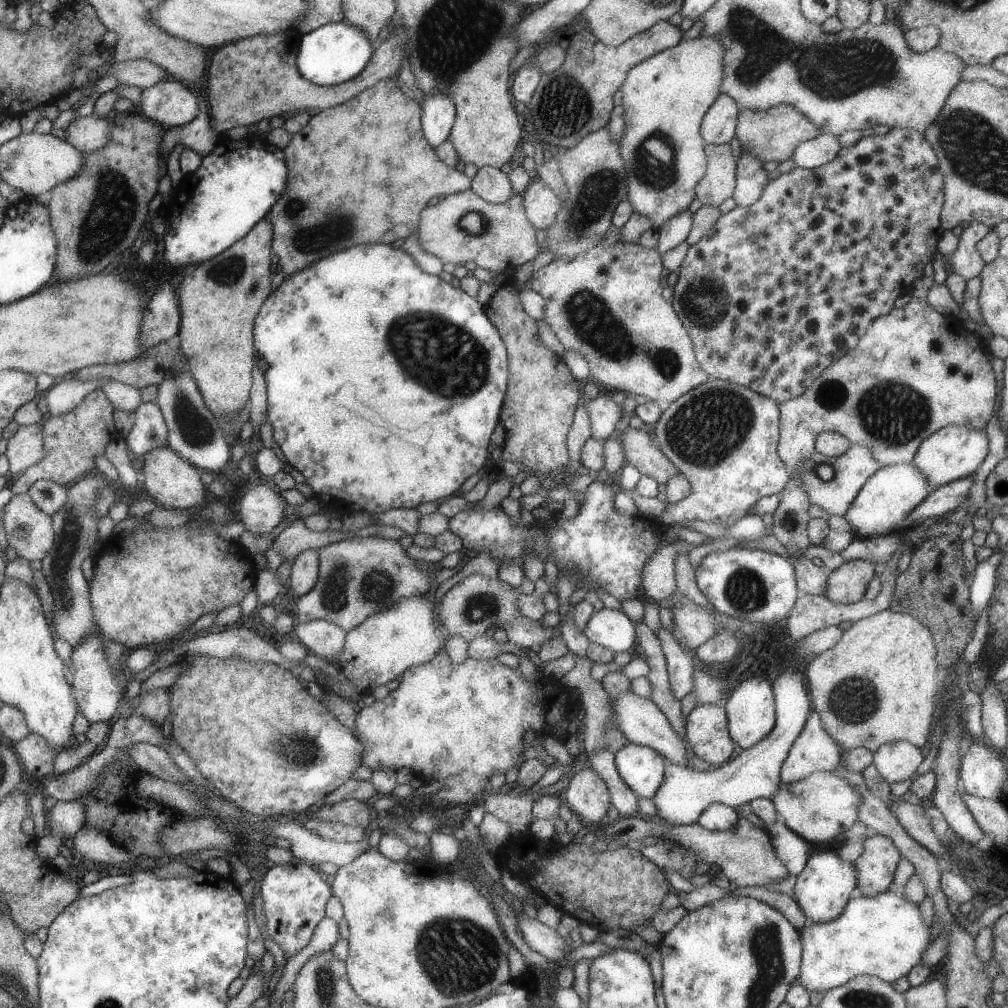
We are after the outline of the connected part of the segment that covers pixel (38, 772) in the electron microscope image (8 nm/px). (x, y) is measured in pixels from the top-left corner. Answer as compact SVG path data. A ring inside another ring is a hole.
M32 733L28 738L13 745L26 769L37 778L49 778L55 771L55 764L60 752L52 748L46 736L40 733Z

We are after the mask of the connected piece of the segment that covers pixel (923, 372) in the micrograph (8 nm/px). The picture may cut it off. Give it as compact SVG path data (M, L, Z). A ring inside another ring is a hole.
M912 296L904 308L896 308L886 316L879 316L867 328L867 334L857 340L856 346L827 368L802 396L780 404L782 418L778 453L780 460L788 465L791 480L781 493L781 501L773 513L772 532L788 550L788 559L792 563L797 557L802 557L800 554L811 545L806 534L806 524L810 520L806 510L810 510L810 502L804 484L800 484L794 470L800 466L800 472L804 472L804 460L816 452L816 436L830 431L848 437L852 444L866 444L872 448L876 460L885 466L912 463L919 447L934 432L949 424L985 430L996 406L996 376L988 364L988 354L984 348L986 344L980 334L963 327L957 318L936 312L927 298Z

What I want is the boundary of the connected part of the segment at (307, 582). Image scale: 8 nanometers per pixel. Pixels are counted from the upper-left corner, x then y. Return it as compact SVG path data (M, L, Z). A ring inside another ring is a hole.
M303 550L293 562L289 578L295 598L310 592L319 579L319 551Z

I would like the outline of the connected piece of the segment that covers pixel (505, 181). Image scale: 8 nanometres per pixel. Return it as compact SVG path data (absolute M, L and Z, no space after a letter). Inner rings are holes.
M492 166L478 169L470 189L492 204L502 204L515 194L508 174Z

